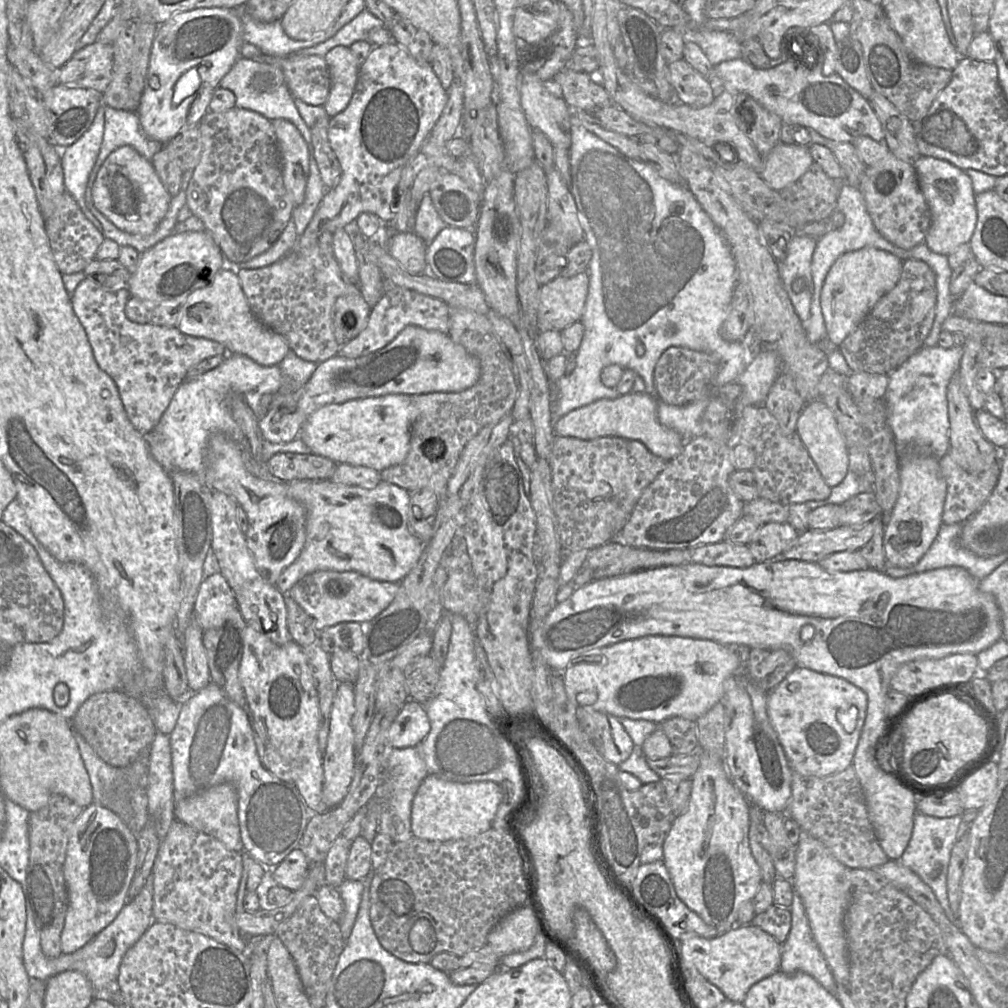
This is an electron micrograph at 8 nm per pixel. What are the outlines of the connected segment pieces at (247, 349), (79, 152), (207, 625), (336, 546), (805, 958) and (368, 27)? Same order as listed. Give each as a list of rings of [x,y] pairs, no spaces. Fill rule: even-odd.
[[[224,260],[212,283],[193,291],[180,306],[176,328],[184,334],[220,343],[228,354],[245,355],[262,366],[278,365],[290,350],[287,340],[254,315],[237,276],[238,270],[239,263]]]
[[[104,105],[98,107],[88,130],[72,145],[61,149],[61,162],[66,191],[79,208],[88,208],[85,193],[89,175],[96,163],[103,140],[105,112]]]
[[[219,572],[205,576],[194,603],[194,617],[201,628],[205,631],[223,626],[235,608],[235,595],[225,577]]]
[[[295,479],[286,484],[288,496],[305,507],[307,519],[304,547],[275,583],[282,593],[287,593],[304,576],[322,570],[355,571],[376,581],[400,583],[416,565],[431,539],[435,516],[416,519],[411,510],[410,492],[395,484],[381,481],[370,489],[336,483],[330,479]]]
[[[795,889],[789,910],[791,929],[786,941],[781,945],[780,970],[786,974],[807,973],[835,995],[837,983],[813,937],[805,907]]]
[[[364,10],[344,25],[331,38],[315,46],[305,48],[293,55],[319,55],[324,57],[326,53],[336,46],[350,47],[356,41],[368,41],[369,33],[372,29],[384,26],[387,27],[383,21],[367,10]]]

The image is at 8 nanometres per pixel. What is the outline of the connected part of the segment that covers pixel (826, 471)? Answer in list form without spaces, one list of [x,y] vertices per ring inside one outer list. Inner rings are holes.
[[[821,399],[805,404],[797,420],[796,433],[825,483],[831,488],[840,484],[849,470],[848,446],[832,411]]]

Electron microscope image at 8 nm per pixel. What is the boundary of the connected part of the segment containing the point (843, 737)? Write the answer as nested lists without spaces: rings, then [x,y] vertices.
[[[797,666],[768,693],[767,710],[792,770],[823,778],[852,765],[867,704],[867,694],[846,679]]]

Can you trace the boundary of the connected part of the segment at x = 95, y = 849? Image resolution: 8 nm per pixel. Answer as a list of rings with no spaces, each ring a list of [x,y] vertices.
[[[98,804],[84,808],[69,838],[63,873],[68,910],[61,933],[61,953],[83,947],[105,928],[127,904],[138,858],[137,834],[113,811]]]

